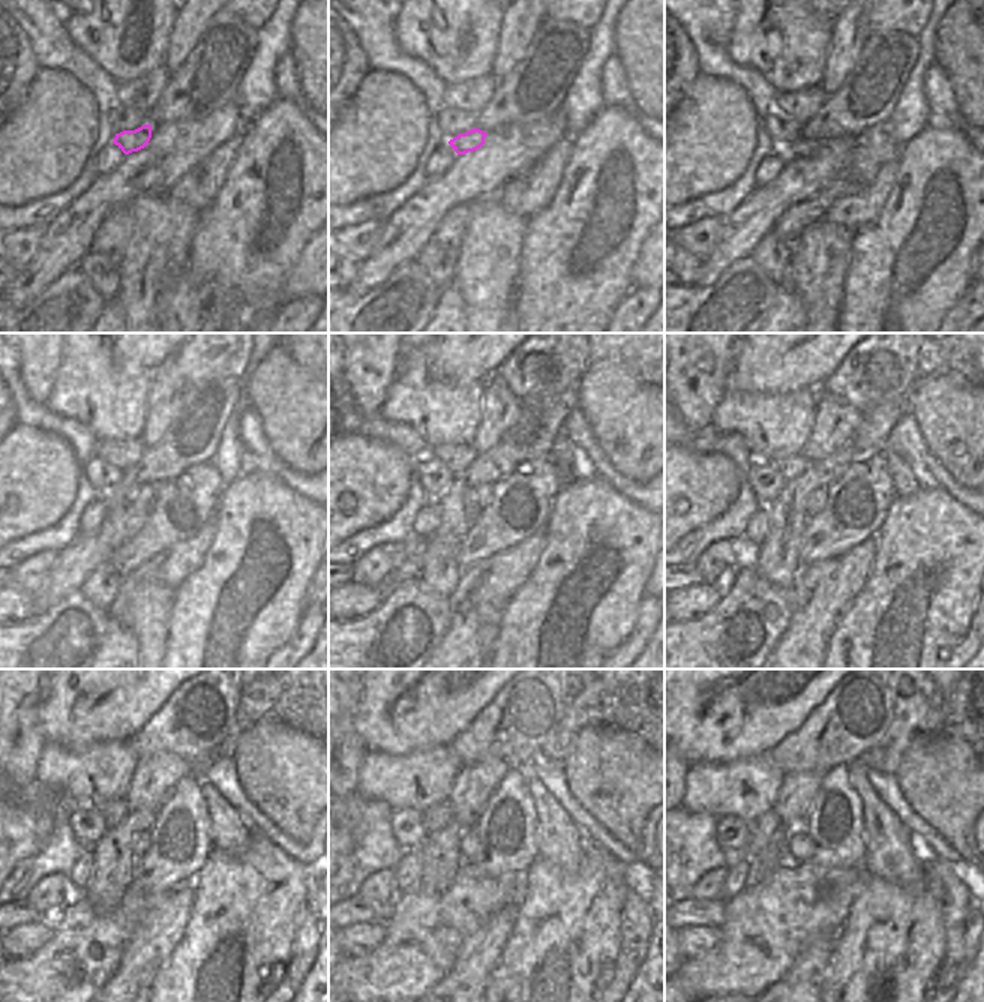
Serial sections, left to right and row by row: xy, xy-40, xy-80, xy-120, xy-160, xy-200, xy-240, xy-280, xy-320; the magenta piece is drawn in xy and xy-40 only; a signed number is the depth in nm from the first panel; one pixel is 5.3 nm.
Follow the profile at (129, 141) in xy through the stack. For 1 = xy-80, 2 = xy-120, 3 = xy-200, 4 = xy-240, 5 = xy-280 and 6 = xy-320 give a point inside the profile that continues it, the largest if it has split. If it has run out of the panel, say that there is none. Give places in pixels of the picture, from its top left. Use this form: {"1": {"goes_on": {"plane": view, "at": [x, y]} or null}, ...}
{"1": {"goes_on": {"plane": "xy-80", "at": [803, 147]}}, "2": {"goes_on": {"plane": "xy-120", "at": [144, 495]}}, "3": {"goes_on": {"plane": "xy-200", "at": [816, 500]}}, "4": {"goes_on": {"plane": "xy-240", "at": [141, 840]}}, "5": {"goes_on": {"plane": "xy-280", "at": [470, 848]}}, "6": {"goes_on": {"plane": "xy-320", "at": [800, 846]}}}

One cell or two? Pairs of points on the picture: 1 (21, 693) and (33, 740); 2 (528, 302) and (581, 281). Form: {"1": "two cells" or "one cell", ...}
{"1": "one cell", "2": "one cell"}

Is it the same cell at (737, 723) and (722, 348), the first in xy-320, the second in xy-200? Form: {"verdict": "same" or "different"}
{"verdict": "different"}

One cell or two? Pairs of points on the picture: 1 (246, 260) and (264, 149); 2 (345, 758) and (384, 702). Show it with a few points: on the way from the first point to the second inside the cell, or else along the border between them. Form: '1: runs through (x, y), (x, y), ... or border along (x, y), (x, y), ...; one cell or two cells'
1: runs through (246, 233), (246, 176); one cell
2: border along (357, 701), (353, 725), (368, 750); two cells

